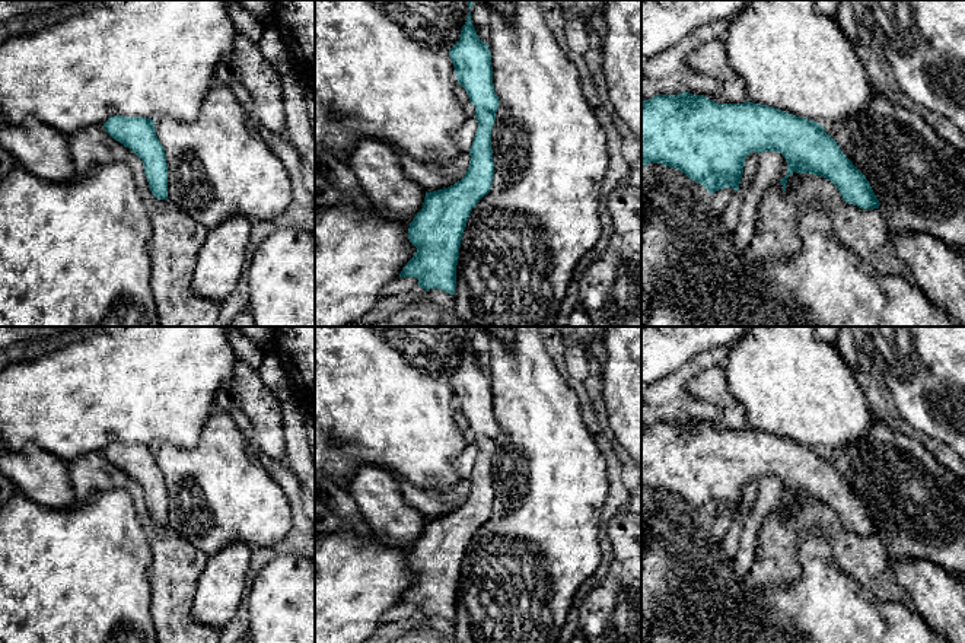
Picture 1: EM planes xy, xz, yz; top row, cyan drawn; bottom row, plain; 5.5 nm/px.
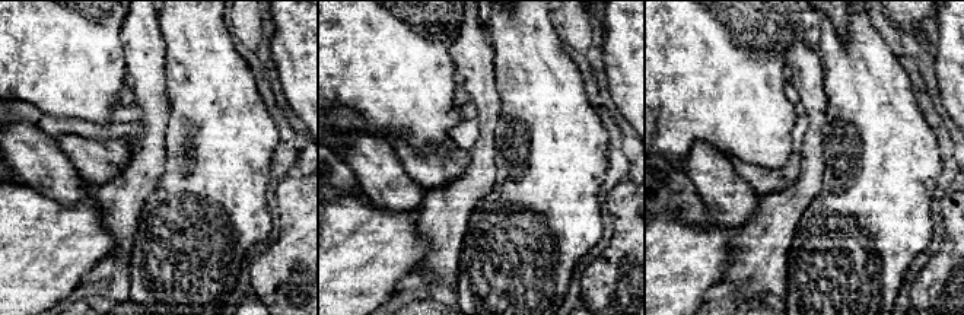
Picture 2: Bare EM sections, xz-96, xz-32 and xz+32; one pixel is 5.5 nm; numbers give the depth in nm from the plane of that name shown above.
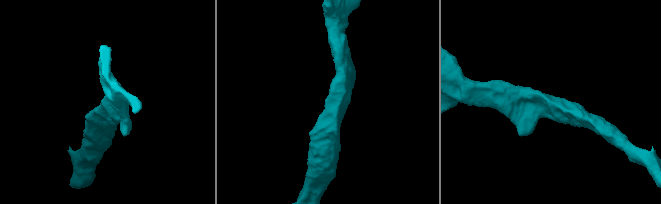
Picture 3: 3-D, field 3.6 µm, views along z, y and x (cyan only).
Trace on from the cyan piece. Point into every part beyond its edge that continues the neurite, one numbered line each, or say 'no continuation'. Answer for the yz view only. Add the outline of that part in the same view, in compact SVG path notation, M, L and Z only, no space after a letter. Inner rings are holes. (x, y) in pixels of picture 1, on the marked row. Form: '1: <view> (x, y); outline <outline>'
no continuation

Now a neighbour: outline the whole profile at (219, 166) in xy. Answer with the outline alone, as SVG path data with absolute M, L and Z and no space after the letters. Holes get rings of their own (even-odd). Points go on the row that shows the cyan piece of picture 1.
M211 85L194 122L162 115L155 128L168 163L168 201L206 229L232 216L273 220L289 207L293 188L283 163L226 85Z

